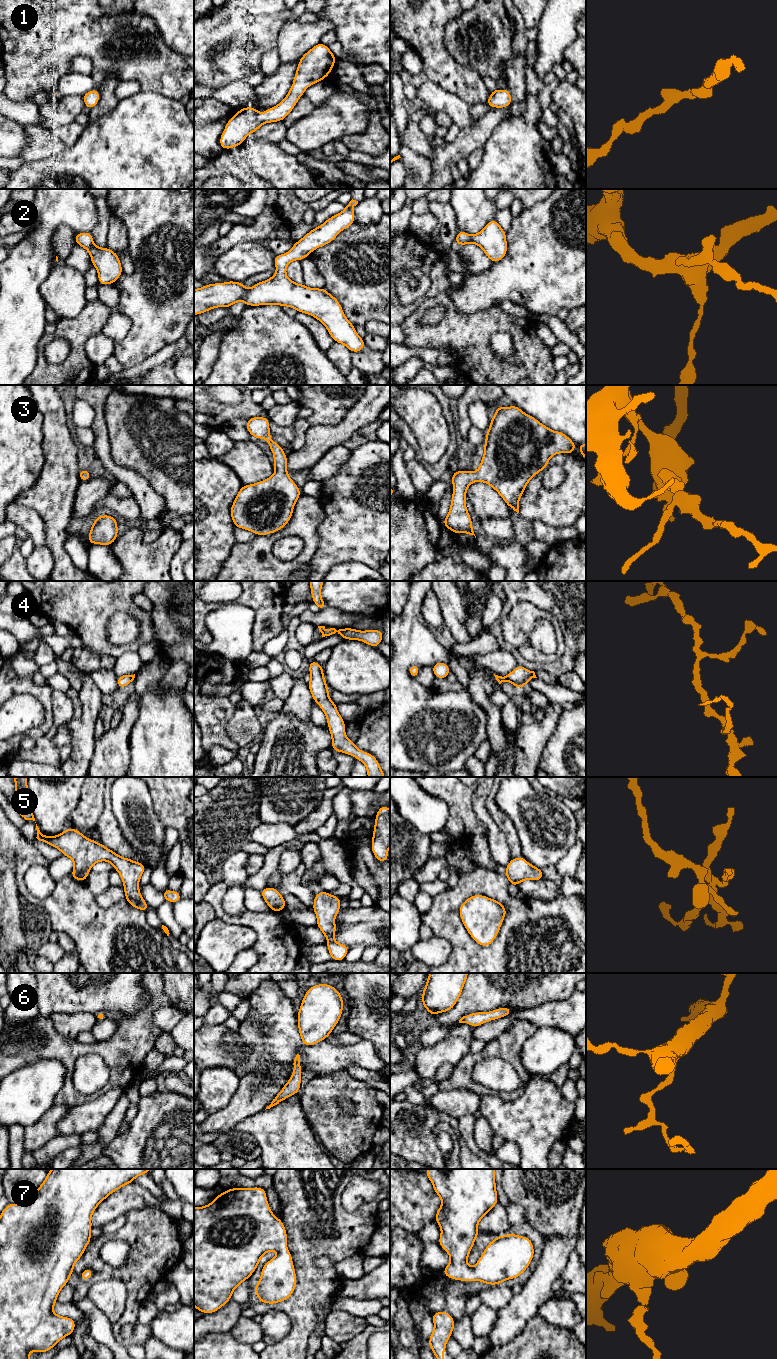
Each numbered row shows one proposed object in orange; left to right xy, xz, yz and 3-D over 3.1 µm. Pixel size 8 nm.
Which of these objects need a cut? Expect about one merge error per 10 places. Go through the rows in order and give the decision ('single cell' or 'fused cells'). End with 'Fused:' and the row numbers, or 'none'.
1: single cell
2: single cell
3: single cell
4: single cell
5: single cell
6: single cell
7: single cell
Fused: none

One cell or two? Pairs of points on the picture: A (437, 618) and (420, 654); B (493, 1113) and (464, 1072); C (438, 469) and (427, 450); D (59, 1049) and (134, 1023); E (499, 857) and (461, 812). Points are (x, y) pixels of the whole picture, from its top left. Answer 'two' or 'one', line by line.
A: two
B: two
C: two
D: one
E: two

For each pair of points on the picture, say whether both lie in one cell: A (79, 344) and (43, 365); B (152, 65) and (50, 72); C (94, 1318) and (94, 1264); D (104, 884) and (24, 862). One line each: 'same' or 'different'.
A: same
B: same
C: different
D: different

